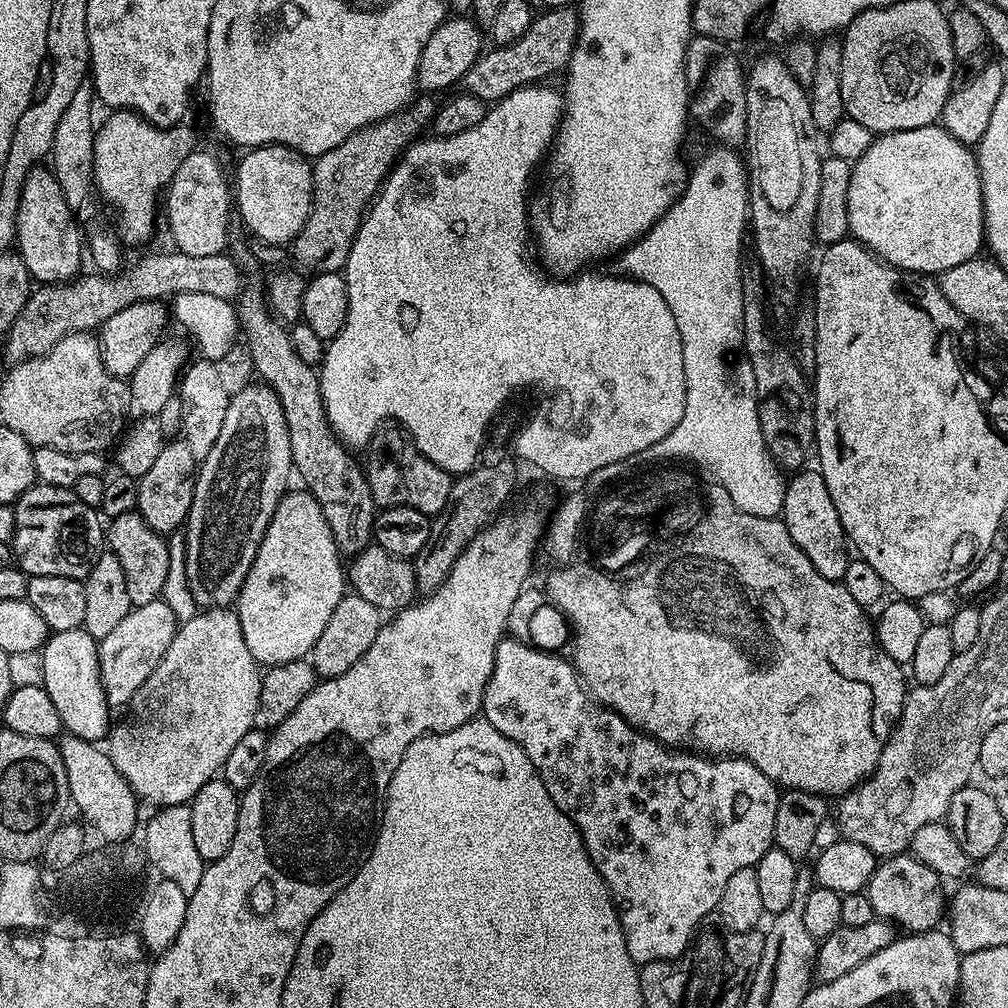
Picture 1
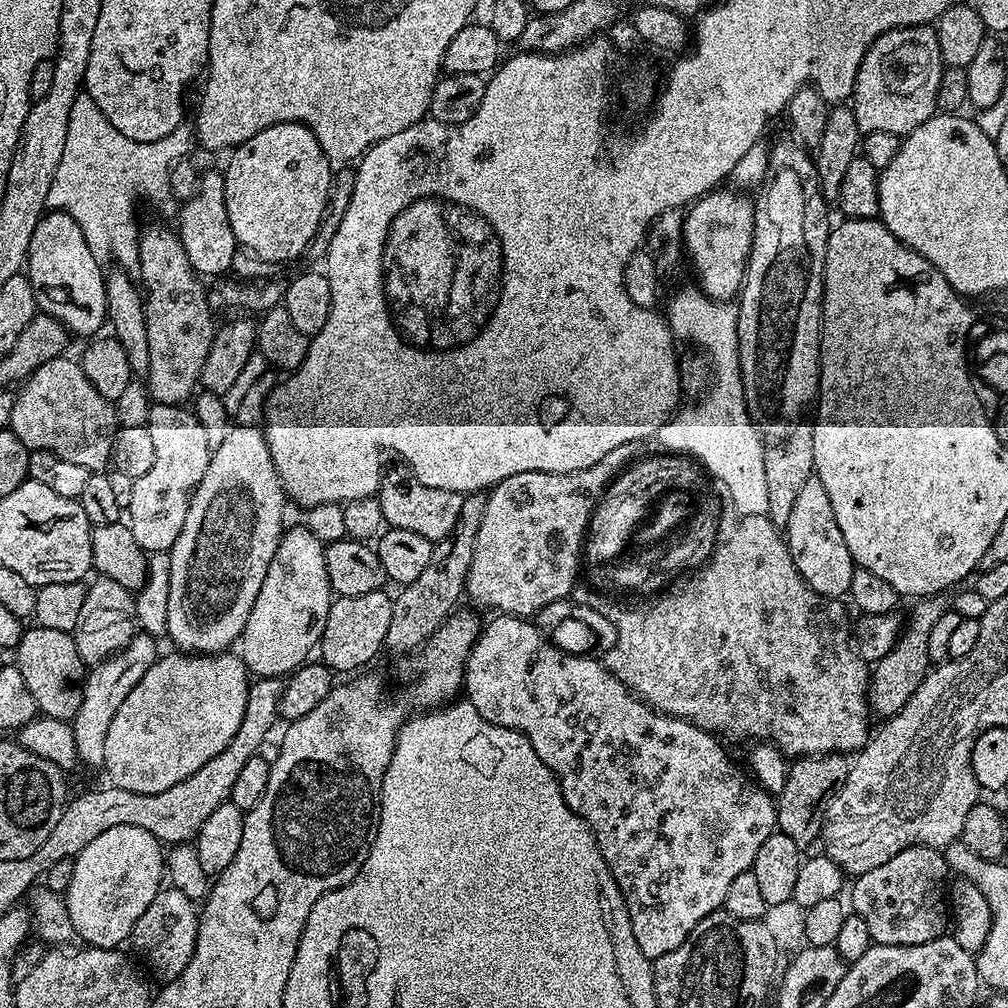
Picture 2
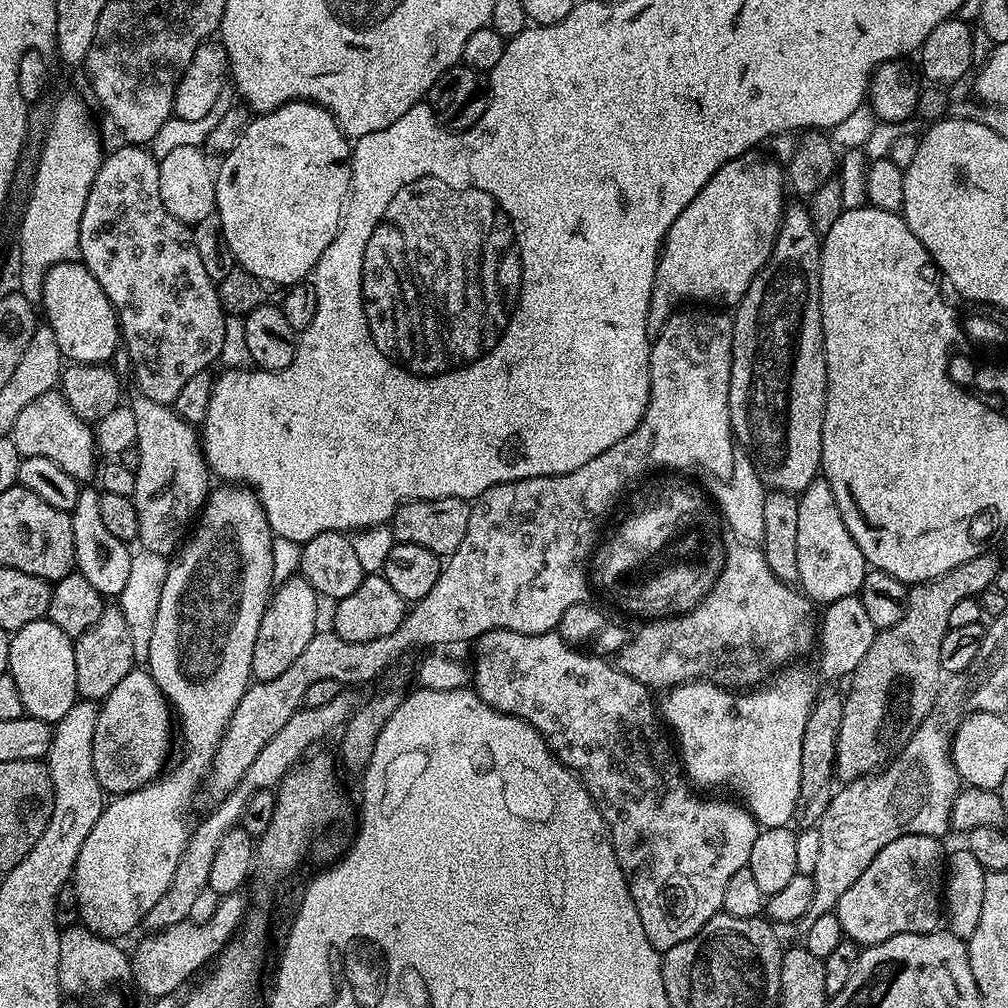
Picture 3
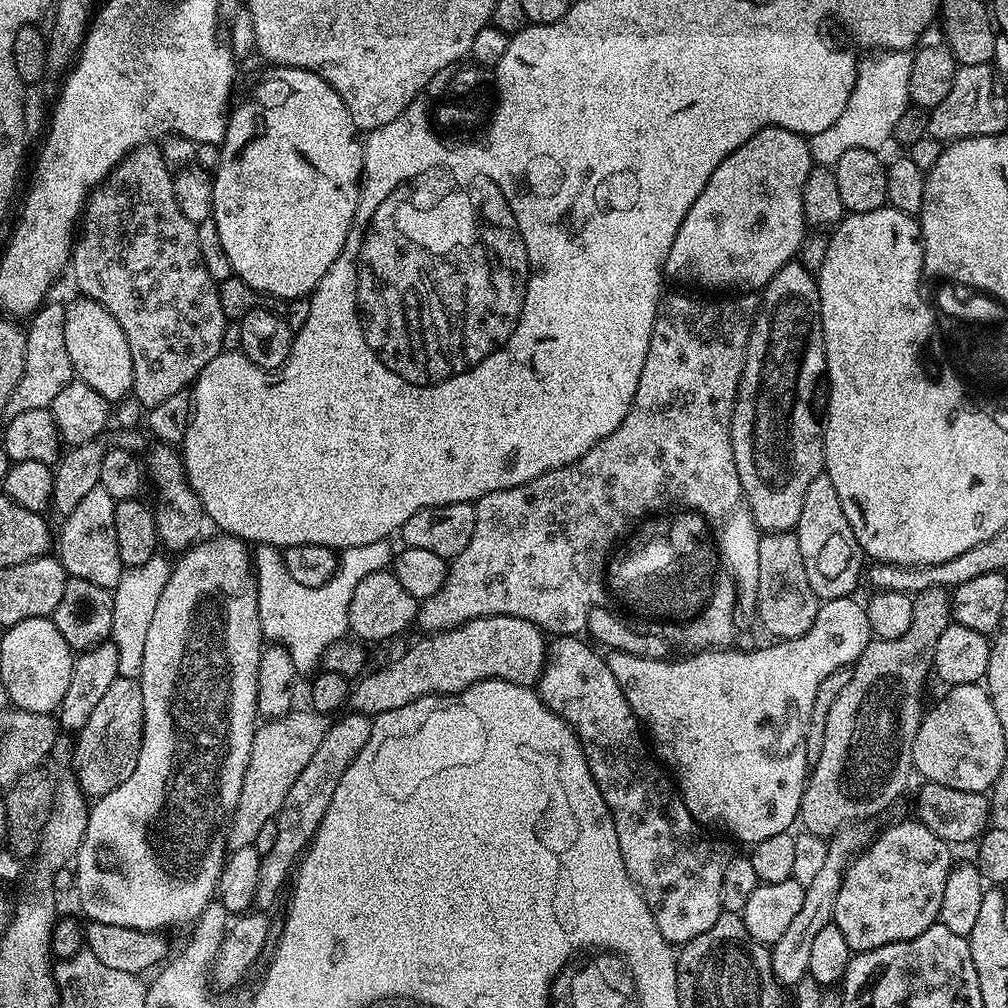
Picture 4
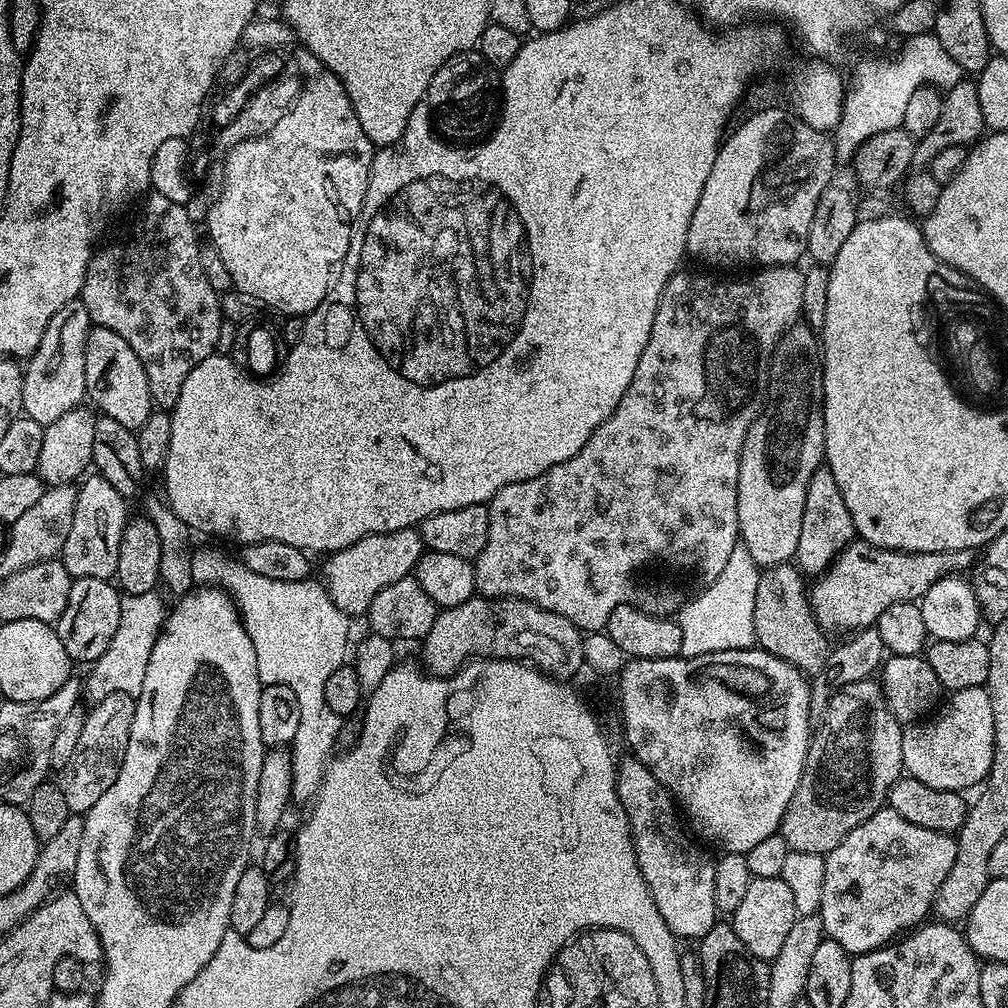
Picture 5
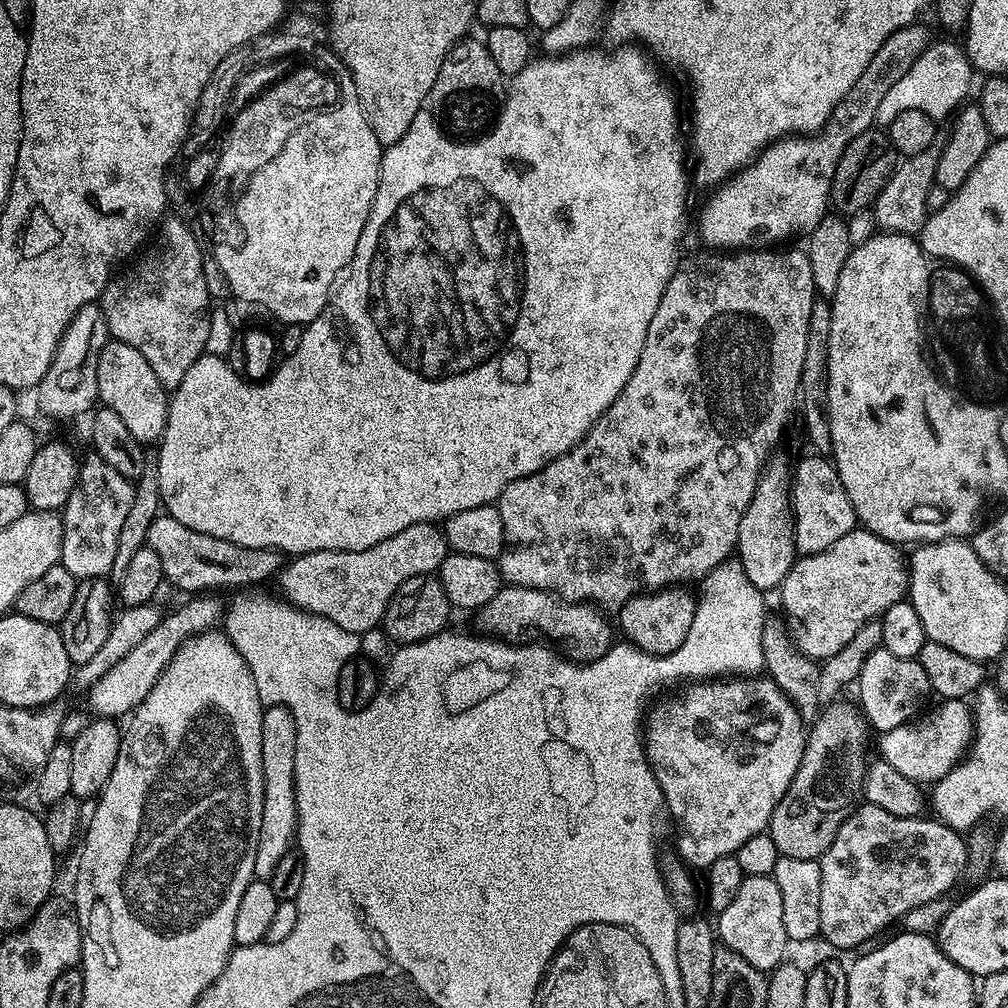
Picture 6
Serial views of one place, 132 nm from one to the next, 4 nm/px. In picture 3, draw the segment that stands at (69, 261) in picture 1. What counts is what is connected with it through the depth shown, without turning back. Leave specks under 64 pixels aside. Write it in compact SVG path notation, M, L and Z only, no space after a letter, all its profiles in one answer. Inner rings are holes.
M82 262L54 265L46 274L42 297L42 316L54 330L58 350L65 361L73 364L108 364L116 347L122 344L120 322L106 298L102 286Z

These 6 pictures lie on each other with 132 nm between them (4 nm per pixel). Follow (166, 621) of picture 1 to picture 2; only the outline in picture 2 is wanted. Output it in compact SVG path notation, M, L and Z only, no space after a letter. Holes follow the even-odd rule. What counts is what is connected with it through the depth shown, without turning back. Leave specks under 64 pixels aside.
M137 634L124 649L108 660L95 665L82 681L80 705L71 720L72 733L76 743L76 754L79 763L103 765L106 754L106 730L110 730L110 722L114 722L114 714L118 714L118 706L126 702L126 694L142 682L142 674L150 670L150 666L158 659L157 641L147 634Z

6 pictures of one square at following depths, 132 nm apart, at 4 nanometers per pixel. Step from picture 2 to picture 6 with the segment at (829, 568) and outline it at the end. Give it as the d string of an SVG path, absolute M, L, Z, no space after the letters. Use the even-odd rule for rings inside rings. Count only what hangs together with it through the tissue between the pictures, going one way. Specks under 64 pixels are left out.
M820 454L804 456L790 472L790 499L792 502L792 521L794 522L794 538L797 553L809 556L826 550L826 546L834 546L838 538L850 534L850 530L857 527L856 511L846 494L846 486L842 486L842 478L838 478L836 465L831 459Z

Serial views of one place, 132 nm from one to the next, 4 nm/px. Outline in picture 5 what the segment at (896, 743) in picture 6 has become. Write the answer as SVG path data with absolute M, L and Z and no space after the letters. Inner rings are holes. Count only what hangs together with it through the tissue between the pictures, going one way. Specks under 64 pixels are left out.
M971 687L951 693L946 708L936 717L932 716L909 725L902 738L902 758L907 775L935 789L964 792L966 788L981 785L988 777L993 764L994 722L993 707L985 687Z

